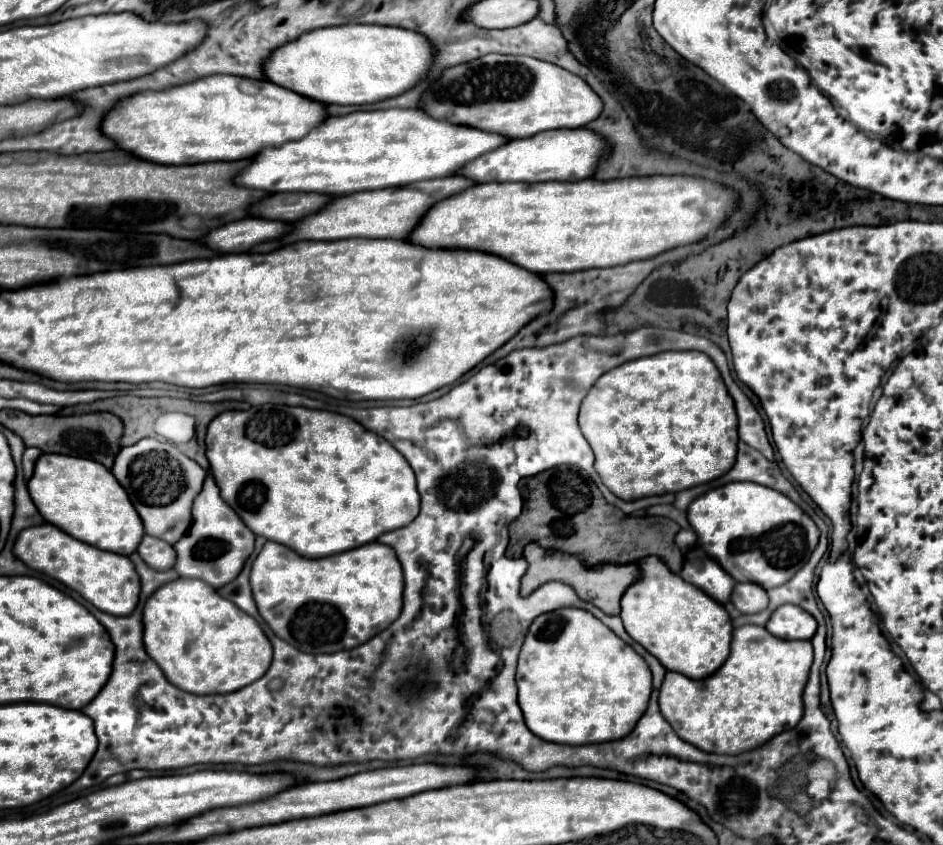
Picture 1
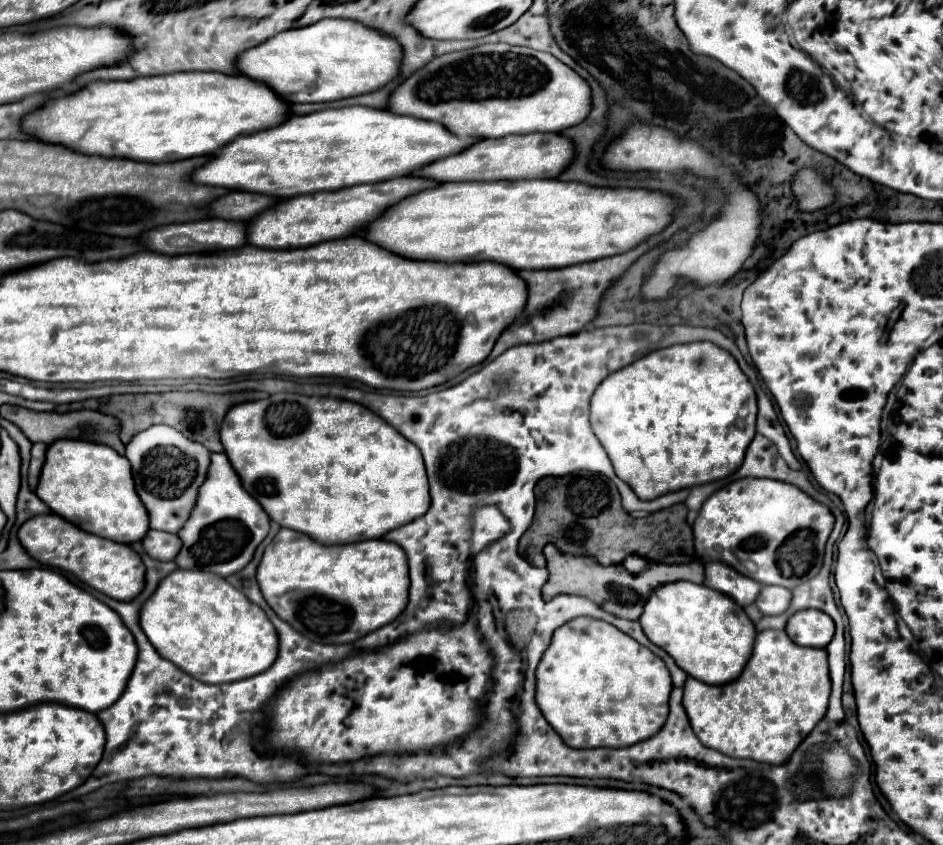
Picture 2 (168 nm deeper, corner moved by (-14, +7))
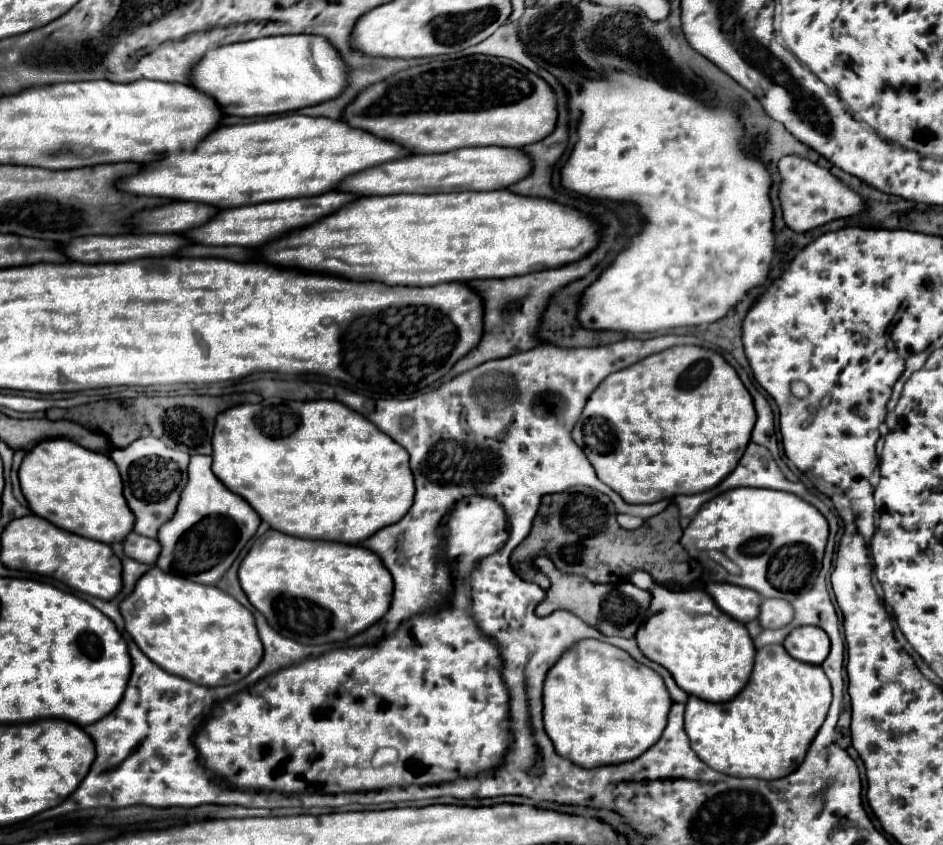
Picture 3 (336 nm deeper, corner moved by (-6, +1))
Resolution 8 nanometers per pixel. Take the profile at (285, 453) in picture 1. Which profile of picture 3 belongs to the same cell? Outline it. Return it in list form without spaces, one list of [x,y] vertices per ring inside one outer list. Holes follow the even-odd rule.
[[[279,398],[263,400],[261,404],[241,404],[233,406],[217,416],[215,434],[213,434],[213,472],[215,476],[235,494],[245,498],[255,512],[261,516],[261,520],[269,522],[273,528],[299,536],[299,538],[311,538],[311,540],[333,540],[333,542],[345,542],[345,544],[357,544],[369,536],[373,536],[377,530],[395,524],[407,514],[407,510],[413,504],[415,486],[413,486],[413,474],[409,468],[409,454],[403,446],[399,446],[395,440],[391,440],[385,432],[381,432],[375,424],[371,424],[365,416],[349,410],[345,404],[335,400],[313,400],[313,402],[287,402]]]

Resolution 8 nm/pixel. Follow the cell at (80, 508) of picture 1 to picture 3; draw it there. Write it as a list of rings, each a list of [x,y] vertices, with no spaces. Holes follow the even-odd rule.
[[[65,438],[43,440],[27,452],[19,468],[19,480],[29,508],[67,532],[105,544],[123,542],[133,532],[135,516],[123,498],[119,470],[105,454],[91,452]]]

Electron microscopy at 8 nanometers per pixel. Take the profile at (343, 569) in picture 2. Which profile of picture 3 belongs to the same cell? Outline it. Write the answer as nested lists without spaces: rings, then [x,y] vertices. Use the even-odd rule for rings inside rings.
[[[273,532],[261,546],[247,554],[239,568],[239,582],[249,602],[279,634],[303,644],[343,642],[367,630],[387,614],[393,596],[393,578],[383,560],[371,550],[341,542],[295,538],[283,532]]]

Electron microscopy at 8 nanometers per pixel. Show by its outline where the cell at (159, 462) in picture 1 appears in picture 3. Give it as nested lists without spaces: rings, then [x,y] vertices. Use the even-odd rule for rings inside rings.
[[[149,436],[131,442],[127,448],[113,450],[111,458],[121,472],[125,498],[135,514],[135,532],[149,538],[157,538],[159,528],[173,518],[181,492],[187,484],[189,454],[167,448],[159,438]]]

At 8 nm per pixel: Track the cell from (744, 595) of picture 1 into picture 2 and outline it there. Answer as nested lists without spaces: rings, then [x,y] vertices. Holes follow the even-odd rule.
[[[763,586],[755,604],[765,616],[783,614],[791,604],[791,590],[781,586]]]

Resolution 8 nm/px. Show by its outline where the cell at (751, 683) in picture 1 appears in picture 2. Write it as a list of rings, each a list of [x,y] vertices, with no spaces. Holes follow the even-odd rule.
[[[765,630],[737,682],[709,686],[687,678],[683,706],[691,728],[703,746],[731,758],[749,758],[765,764],[789,762],[795,748],[825,716],[831,694],[827,652],[795,644],[785,630]]]

